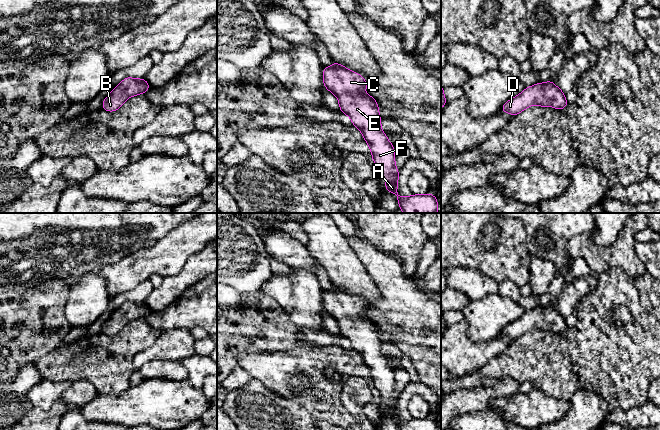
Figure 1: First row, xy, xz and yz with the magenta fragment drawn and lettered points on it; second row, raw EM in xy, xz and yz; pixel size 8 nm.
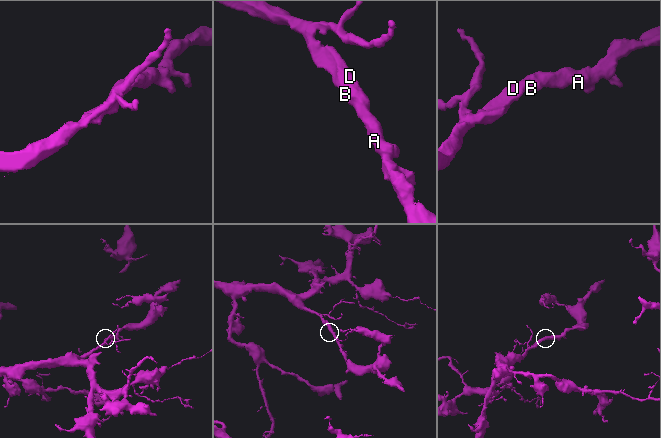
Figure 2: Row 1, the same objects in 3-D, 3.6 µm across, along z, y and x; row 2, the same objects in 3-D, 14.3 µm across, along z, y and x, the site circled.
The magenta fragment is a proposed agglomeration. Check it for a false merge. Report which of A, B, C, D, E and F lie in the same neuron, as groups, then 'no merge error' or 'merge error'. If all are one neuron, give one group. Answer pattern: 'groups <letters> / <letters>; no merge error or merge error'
groups A B C D E F; no merge error

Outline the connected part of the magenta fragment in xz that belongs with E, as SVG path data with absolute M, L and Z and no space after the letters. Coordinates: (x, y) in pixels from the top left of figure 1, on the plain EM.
M333 284L332 291L323 291L324 311L337 320L340 329L339 334L348 339L352 348L357 351L370 371L372 383L381 394L381 402L387 405L384 410L388 416L394 417L399 430L438 430L436 420L427 417L423 419L412 418L409 421L401 421L397 416L399 395L395 390L395 373L389 366L386 358L381 354L381 341L378 327L369 318L363 318L367 313L367 306L356 296L352 296Z

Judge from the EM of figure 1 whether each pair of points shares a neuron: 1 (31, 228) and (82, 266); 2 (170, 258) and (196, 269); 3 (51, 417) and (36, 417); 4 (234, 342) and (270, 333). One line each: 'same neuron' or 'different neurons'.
1: same neuron
2: different neurons
3: same neuron
4: same neuron

